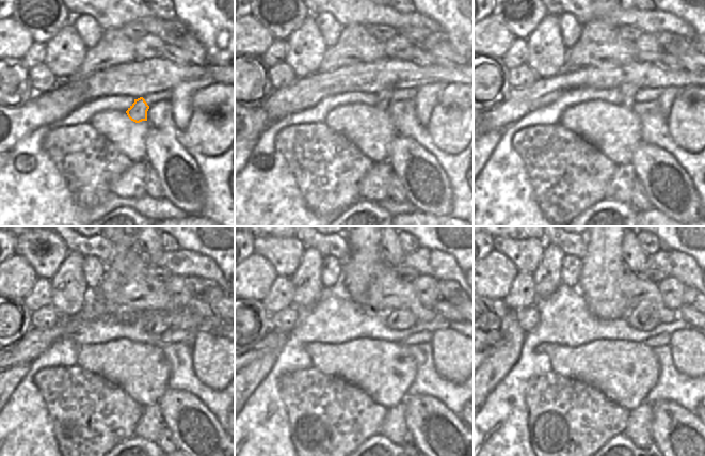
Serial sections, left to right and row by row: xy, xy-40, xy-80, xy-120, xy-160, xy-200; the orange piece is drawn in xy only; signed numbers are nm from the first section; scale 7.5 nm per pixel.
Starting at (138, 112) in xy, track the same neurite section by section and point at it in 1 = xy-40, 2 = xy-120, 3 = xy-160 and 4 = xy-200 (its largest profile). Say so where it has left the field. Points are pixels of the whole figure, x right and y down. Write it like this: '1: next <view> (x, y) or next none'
1: next xy-40 (384, 96)
2: next xy-120 (155, 321)
3: next xy-160 (400, 318)
4: next xy-200 (644, 316)

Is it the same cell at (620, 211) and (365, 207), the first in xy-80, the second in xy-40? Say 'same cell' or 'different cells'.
same cell

